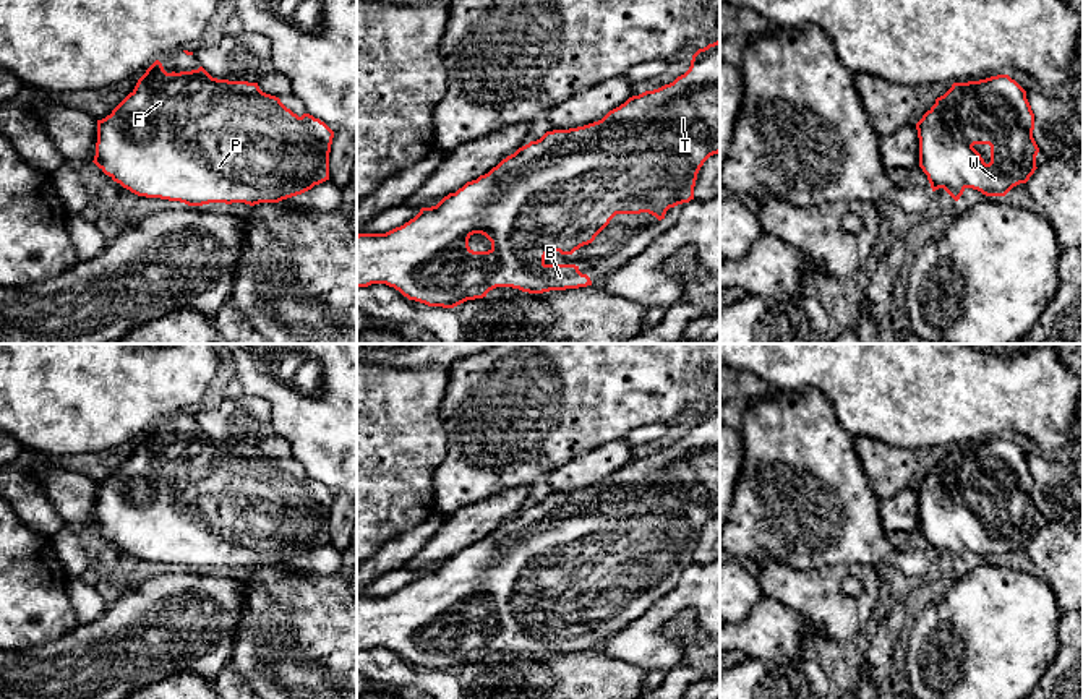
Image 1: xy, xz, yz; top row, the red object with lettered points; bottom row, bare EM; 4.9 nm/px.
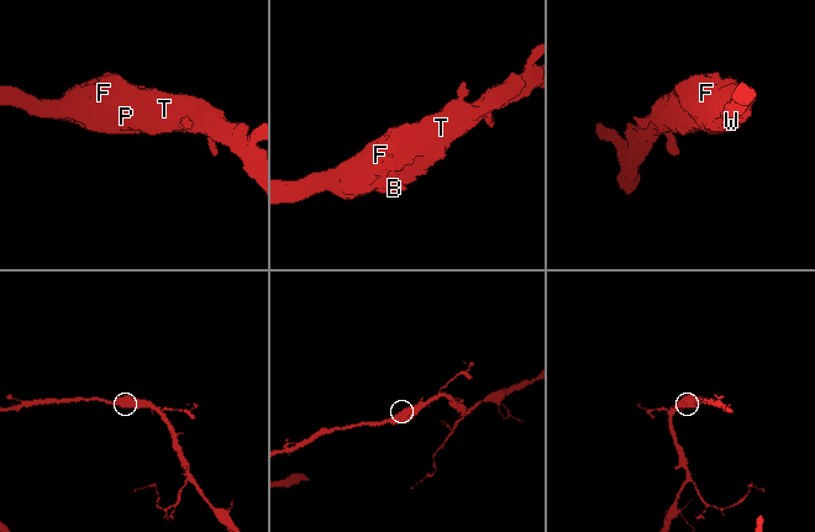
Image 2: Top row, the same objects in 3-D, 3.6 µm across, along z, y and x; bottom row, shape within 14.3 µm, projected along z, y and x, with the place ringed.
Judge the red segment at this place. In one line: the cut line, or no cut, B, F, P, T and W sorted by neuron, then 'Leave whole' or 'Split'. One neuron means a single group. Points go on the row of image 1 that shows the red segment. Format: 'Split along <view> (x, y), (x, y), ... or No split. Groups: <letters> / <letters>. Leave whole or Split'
No split. Groups: B F P T W. Leave whole

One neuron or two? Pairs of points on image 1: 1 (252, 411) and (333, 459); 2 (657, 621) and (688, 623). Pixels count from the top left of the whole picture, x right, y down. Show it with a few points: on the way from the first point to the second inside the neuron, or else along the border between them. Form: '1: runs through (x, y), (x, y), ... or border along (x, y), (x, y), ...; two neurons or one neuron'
1: border along (245, 394), (261, 398), (269, 406), (274, 433); two neurons
2: border along (693, 608), (665, 626), (681, 644), (680, 657); two neurons

